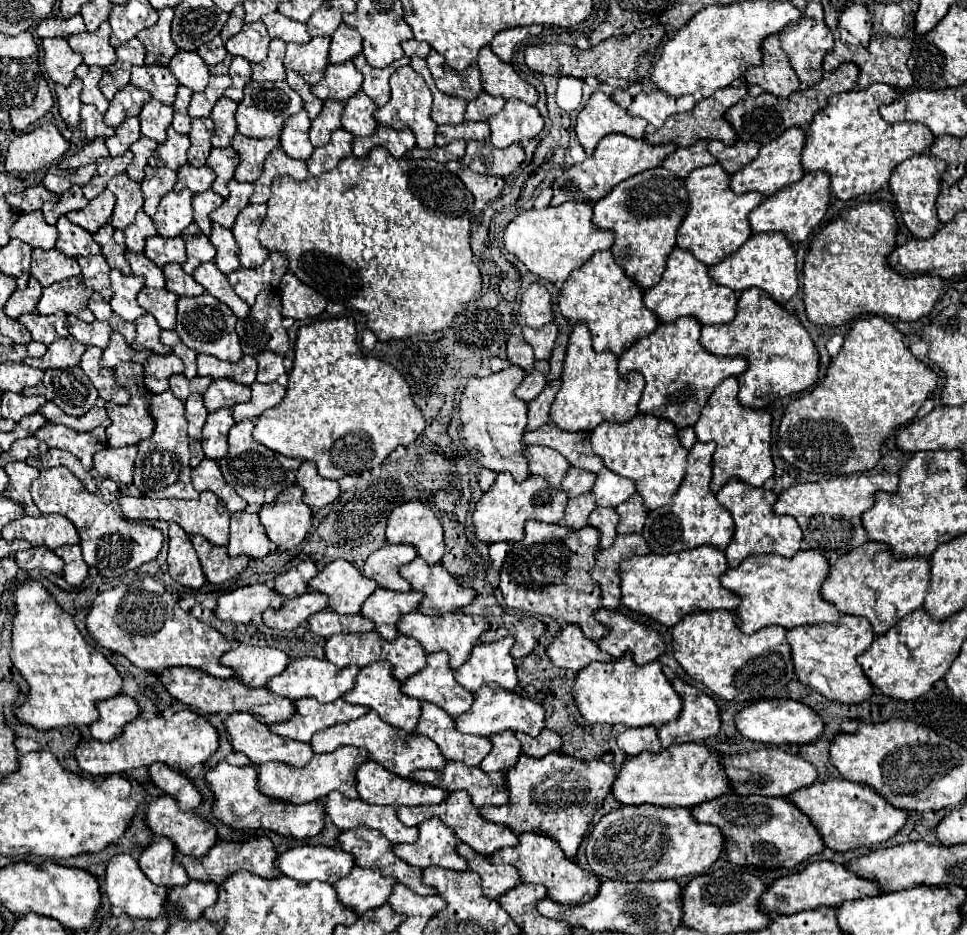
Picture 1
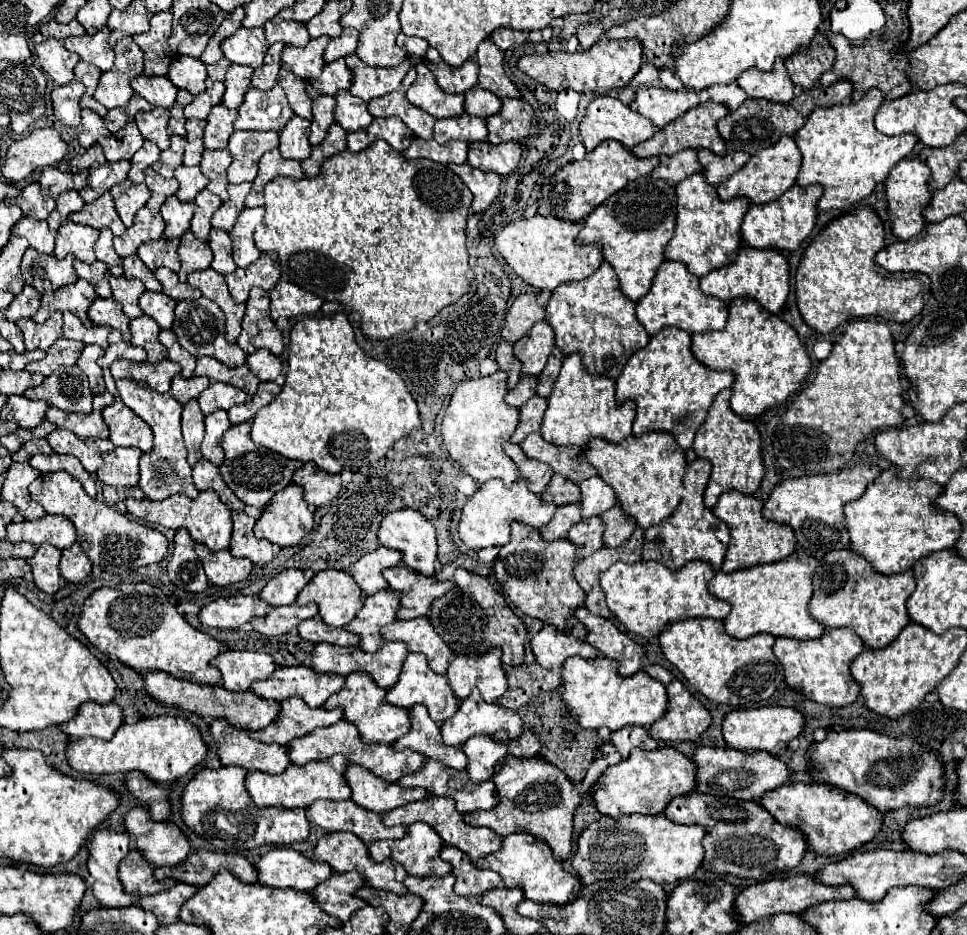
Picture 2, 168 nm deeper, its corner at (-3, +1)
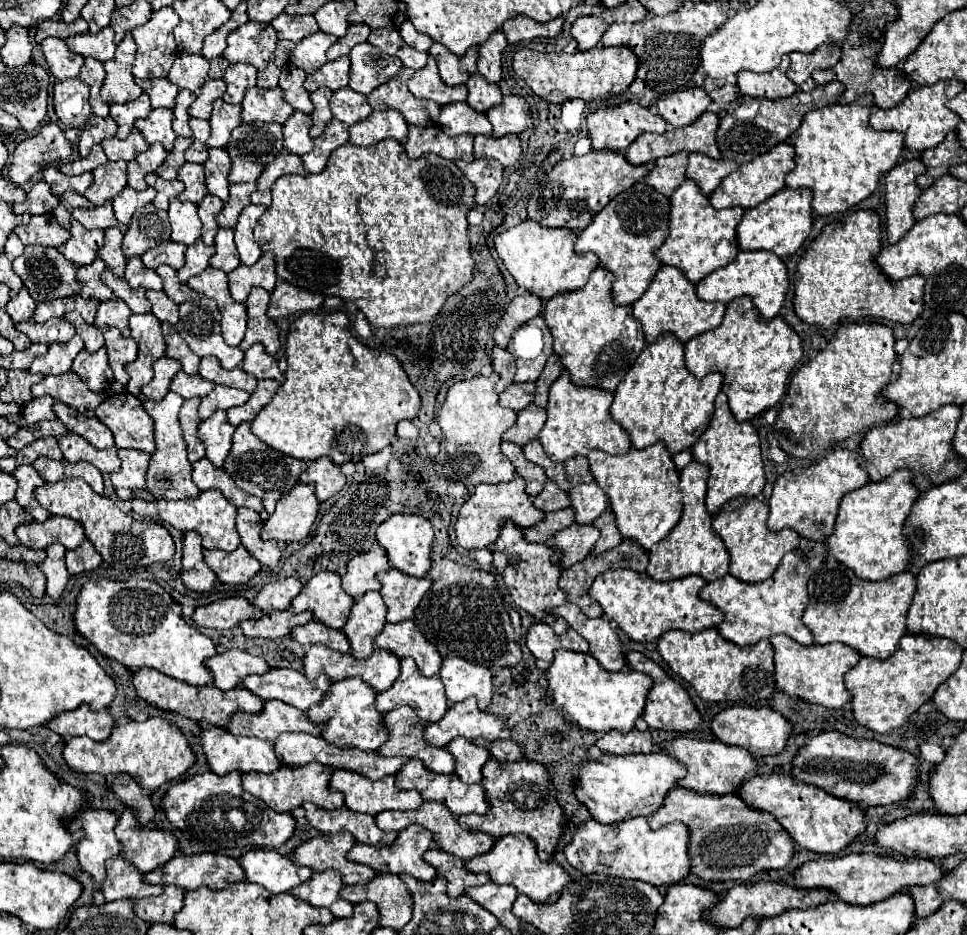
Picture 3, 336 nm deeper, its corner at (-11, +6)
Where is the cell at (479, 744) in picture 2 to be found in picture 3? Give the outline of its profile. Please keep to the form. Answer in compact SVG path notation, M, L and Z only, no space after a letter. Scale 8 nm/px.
M456 738L446 748L456 758L454 772L460 776L460 780L468 784L482 780L482 766L490 760L490 752L486 752L486 748L476 746L472 740L466 738Z

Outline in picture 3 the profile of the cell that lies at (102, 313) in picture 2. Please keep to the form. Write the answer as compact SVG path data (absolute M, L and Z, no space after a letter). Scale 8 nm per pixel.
M110 298L100 302L98 306L98 314L96 314L96 326L104 328L104 326L116 326L120 328L122 336L128 338L130 336L130 328L128 328L128 318L130 318L130 308L126 306L126 302L118 300L118 298Z

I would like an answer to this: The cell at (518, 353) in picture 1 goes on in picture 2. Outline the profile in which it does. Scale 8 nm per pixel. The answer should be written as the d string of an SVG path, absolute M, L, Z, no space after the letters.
M502 341L496 345L496 363L498 363L500 371L508 373L506 387L514 389L514 385L518 385L518 381L520 381L520 365L518 365L518 359L514 357L512 343Z

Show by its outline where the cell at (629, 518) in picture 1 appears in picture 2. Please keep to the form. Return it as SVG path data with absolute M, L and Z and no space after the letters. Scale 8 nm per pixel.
M614 505L616 509L608 509L606 513L600 515L602 523L604 523L604 547L618 547L622 545L630 533L634 531L634 525L630 525L630 521L626 521L626 515L618 509L618 505Z

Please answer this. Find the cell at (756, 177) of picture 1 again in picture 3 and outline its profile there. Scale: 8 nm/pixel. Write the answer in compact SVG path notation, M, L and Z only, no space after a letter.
M782 142L774 146L770 152L756 156L752 162L742 164L736 172L726 176L722 184L710 194L710 204L714 208L730 208L730 206L742 206L742 208L754 208L758 202L764 202L778 190L786 186L784 178L786 174L794 170L794 146L790 142Z

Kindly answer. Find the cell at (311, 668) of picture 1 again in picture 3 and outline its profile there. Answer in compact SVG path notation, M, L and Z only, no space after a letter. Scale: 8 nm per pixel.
M270 668L260 676L246 676L242 686L260 696L262 700L282 700L300 710L308 710L312 704L320 702L322 696L330 688L330 680L326 676L318 676L316 680L306 680L300 670L290 668Z

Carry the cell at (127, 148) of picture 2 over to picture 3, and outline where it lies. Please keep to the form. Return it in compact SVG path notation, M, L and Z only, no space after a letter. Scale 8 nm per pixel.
M136 128L124 140L120 140L120 138L106 138L100 144L102 144L108 160L112 160L112 162L114 160L126 160L128 162L128 160L136 158L140 152L148 150L146 140L142 140L142 134L136 132Z

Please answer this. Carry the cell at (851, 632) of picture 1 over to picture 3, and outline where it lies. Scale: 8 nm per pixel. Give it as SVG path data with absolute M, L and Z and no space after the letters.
M772 636L770 638L772 646L774 646L774 664L776 664L776 686L786 692L788 696L794 698L802 698L806 702L814 702L814 704L822 704L826 708L842 708L844 704L850 702L850 694L846 692L844 686L844 674L858 664L860 656L858 652L854 652L852 648L846 648L846 644L810 644L810 646L802 646L796 640L790 640L788 636Z

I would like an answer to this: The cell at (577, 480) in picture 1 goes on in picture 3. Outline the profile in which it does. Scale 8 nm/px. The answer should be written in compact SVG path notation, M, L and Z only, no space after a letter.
M548 480L544 490L538 496L534 496L534 506L542 508L544 512L554 512L554 510L570 506L570 496L568 496L568 492L562 492L562 488L558 488L558 484Z

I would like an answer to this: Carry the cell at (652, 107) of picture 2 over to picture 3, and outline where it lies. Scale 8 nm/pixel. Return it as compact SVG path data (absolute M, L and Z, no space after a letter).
M682 88L672 94L664 94L656 100L656 112L662 116L672 128L682 128L692 124L700 114L706 112L710 104L710 96L704 88Z

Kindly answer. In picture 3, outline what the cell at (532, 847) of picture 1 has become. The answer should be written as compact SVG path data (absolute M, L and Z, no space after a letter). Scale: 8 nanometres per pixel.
M522 834L498 838L490 852L474 856L472 860L466 860L466 870L476 872L476 874L486 872L492 882L512 884L518 888L520 894L526 894L530 900L546 902L546 904L552 904L554 900L558 900L562 888L566 888L566 884L570 884L570 880L572 880L570 874L558 862L540 860L538 852L534 848L534 842Z

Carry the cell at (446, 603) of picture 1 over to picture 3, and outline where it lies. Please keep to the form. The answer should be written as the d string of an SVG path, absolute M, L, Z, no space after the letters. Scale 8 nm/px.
M396 568L382 572L378 580L382 582L380 594L388 608L388 614L386 614L388 622L402 622L412 618L422 596L432 586L428 578L406 576L404 572L398 572Z

